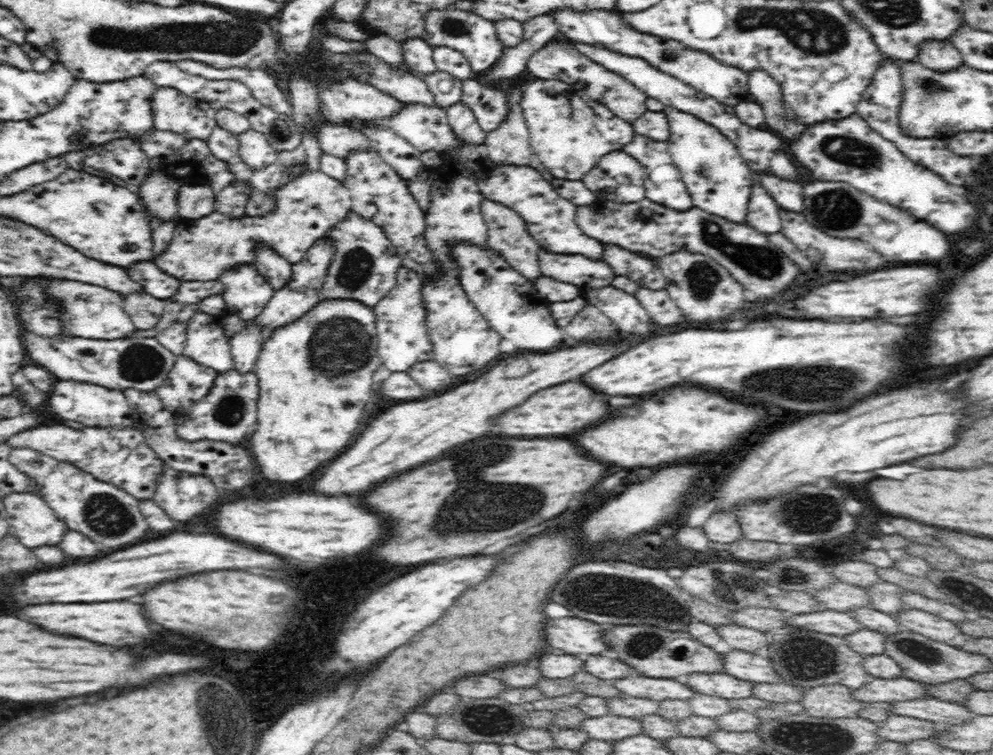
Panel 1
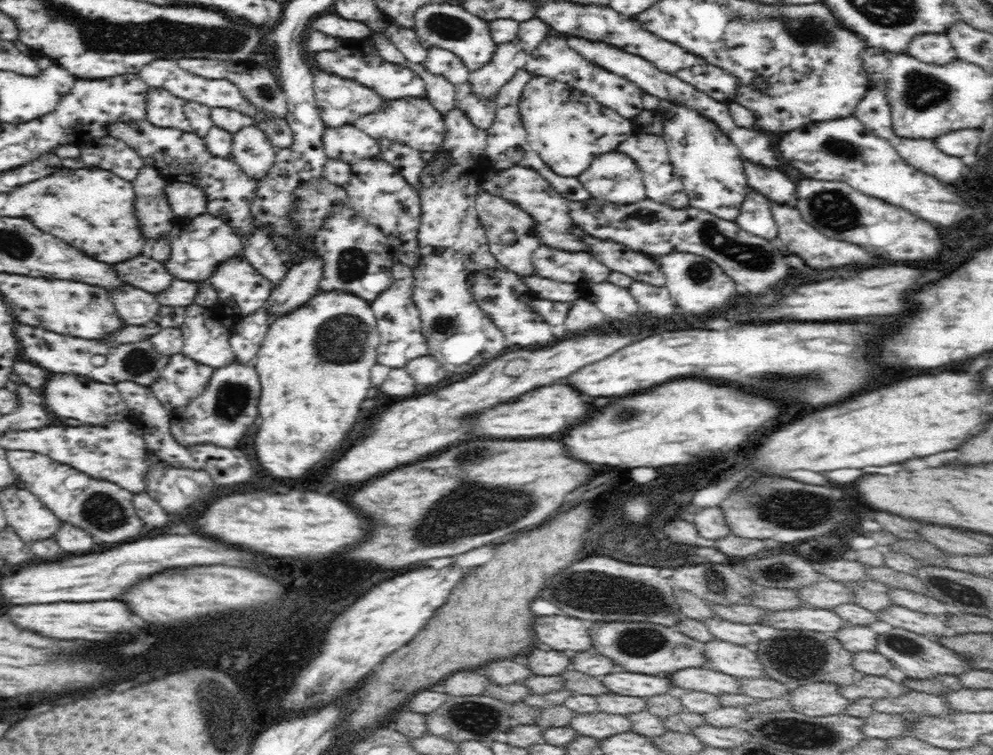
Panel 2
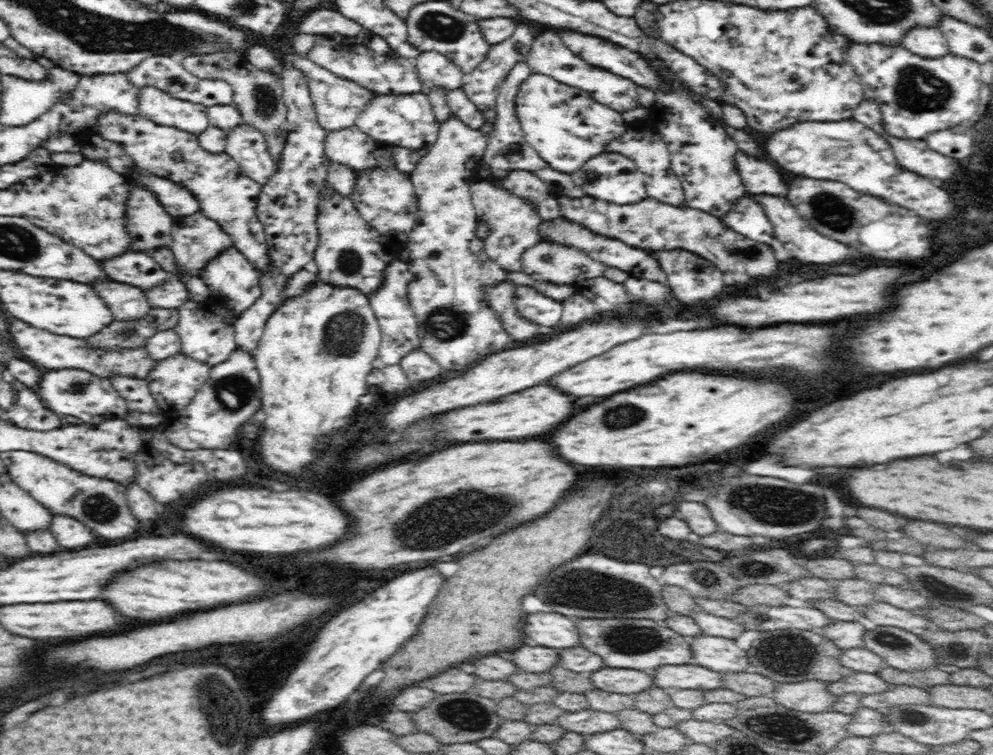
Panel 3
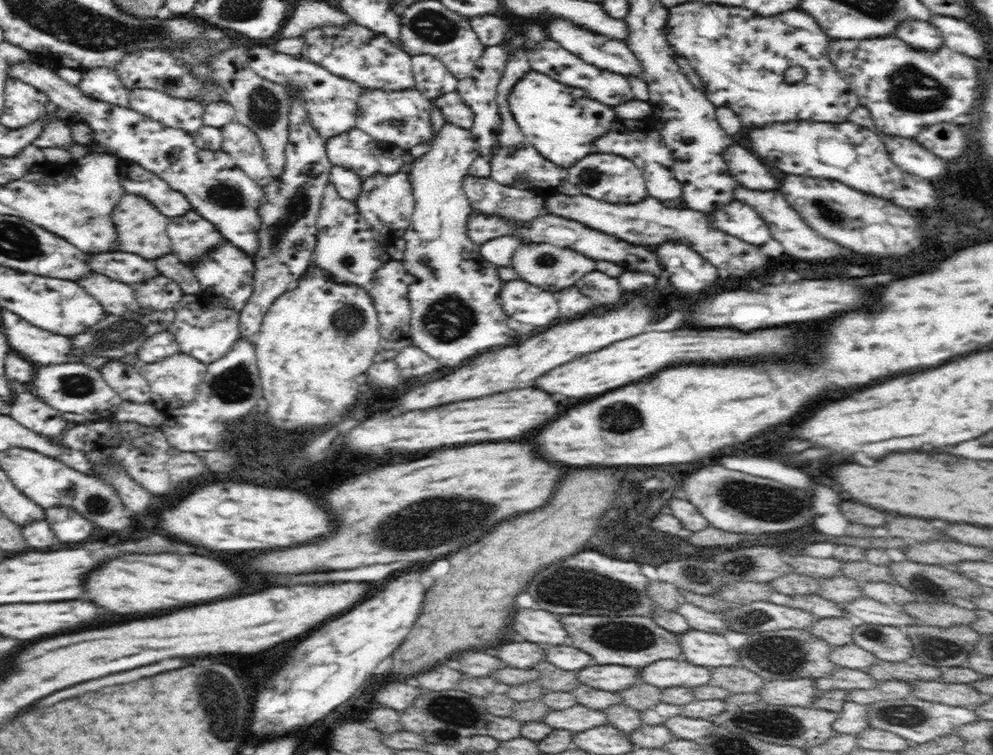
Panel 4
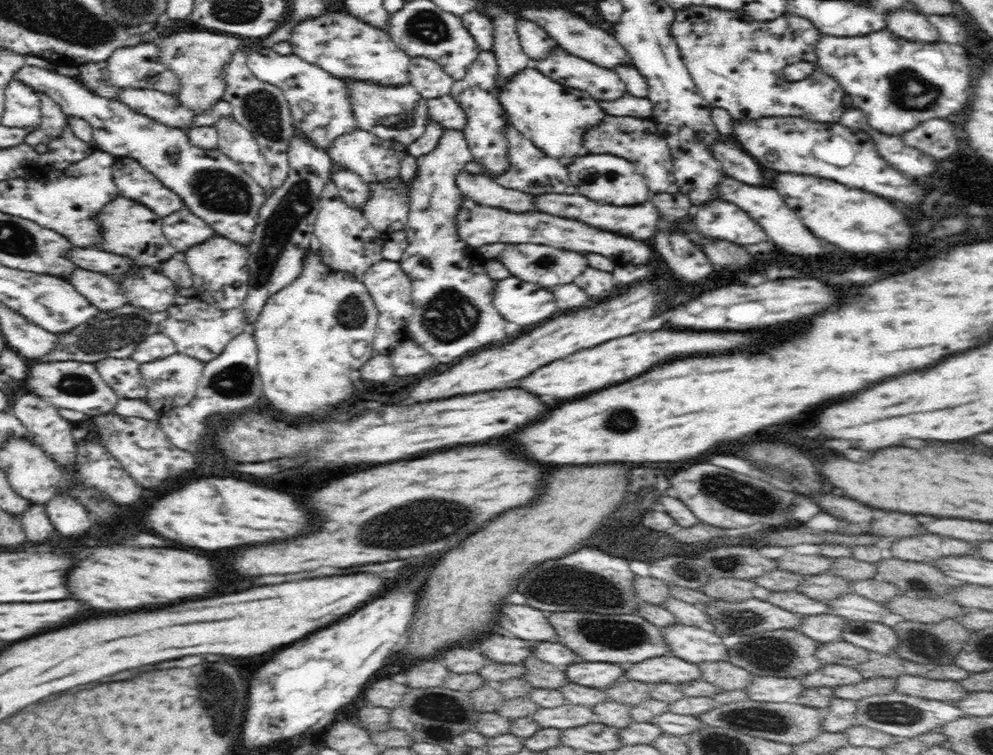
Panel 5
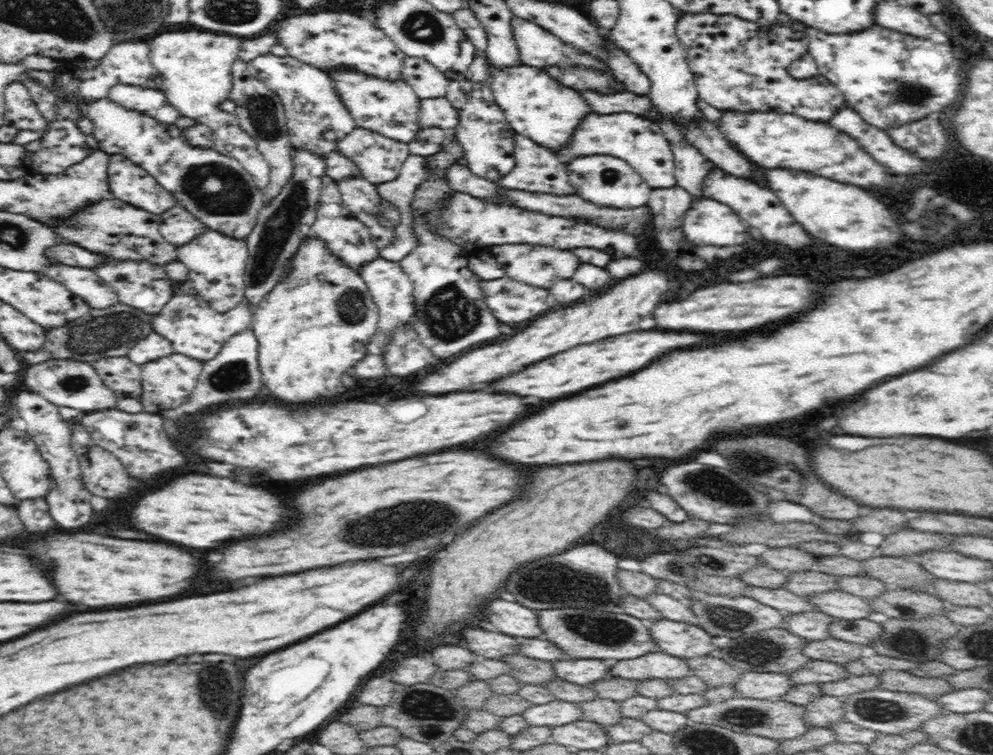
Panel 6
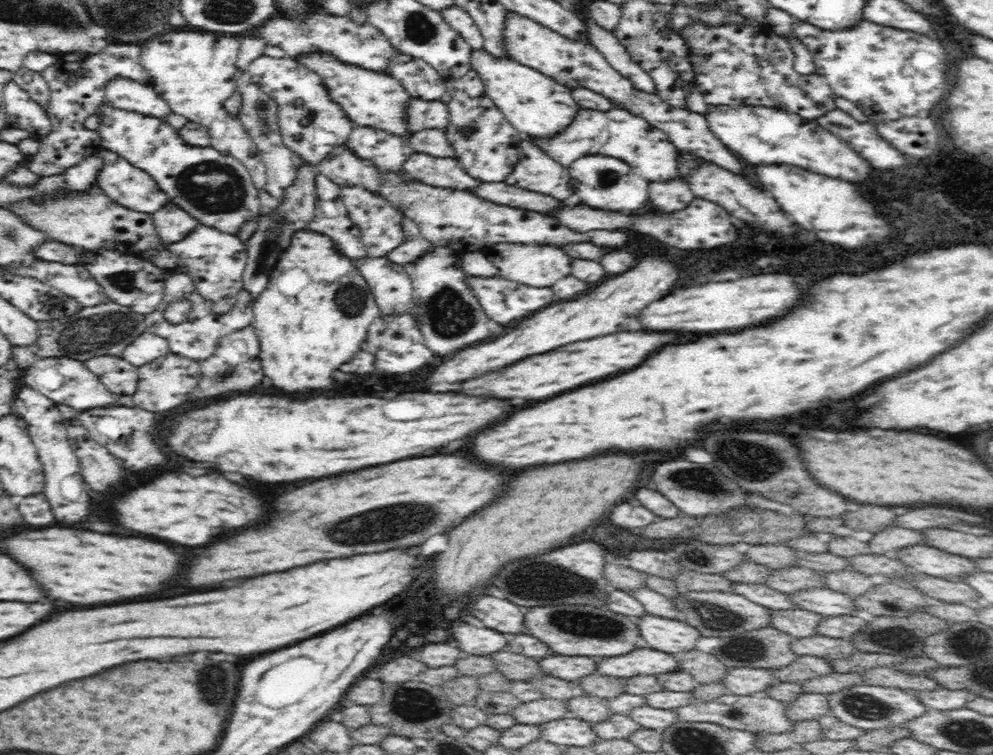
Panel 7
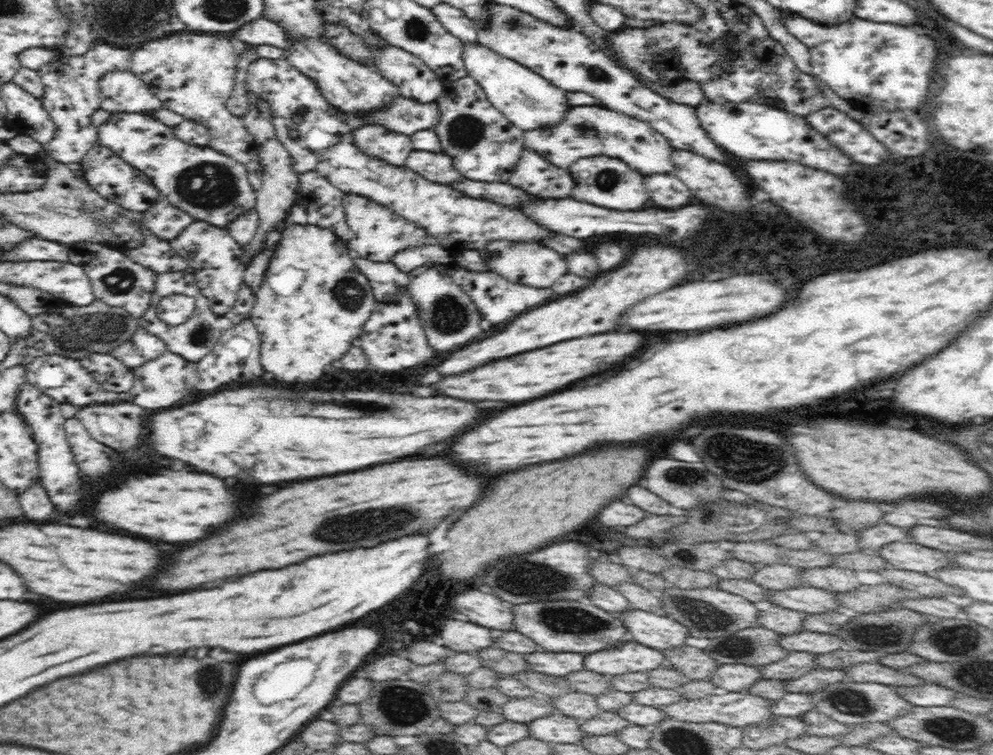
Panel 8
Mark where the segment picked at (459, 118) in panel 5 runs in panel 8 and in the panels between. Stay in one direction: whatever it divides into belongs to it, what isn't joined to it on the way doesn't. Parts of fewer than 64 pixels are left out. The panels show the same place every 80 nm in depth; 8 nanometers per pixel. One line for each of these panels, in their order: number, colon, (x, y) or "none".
6: (438, 112)
7: (421, 114)
8: (403, 115)

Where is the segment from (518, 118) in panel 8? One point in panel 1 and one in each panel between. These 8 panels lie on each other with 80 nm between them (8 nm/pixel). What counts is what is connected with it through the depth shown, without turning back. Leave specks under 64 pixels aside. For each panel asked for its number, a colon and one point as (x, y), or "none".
1: (569, 132)
2: (568, 129)
3: (566, 127)
4: (562, 122)
5: (554, 117)
6: (536, 105)
7: (534, 104)

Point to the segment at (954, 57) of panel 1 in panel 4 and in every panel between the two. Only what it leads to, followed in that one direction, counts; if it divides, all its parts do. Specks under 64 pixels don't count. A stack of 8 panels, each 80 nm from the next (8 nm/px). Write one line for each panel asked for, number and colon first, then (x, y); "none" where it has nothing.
2: (929, 48)
3: (927, 42)
4: (920, 34)

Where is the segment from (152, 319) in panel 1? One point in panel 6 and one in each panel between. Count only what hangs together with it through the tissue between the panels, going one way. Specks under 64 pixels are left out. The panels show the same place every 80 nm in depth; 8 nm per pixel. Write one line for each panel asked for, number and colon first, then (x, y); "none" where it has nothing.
2: (134, 306)
3: (127, 303)
4: (115, 297)
5: (104, 294)
6: (81, 282)

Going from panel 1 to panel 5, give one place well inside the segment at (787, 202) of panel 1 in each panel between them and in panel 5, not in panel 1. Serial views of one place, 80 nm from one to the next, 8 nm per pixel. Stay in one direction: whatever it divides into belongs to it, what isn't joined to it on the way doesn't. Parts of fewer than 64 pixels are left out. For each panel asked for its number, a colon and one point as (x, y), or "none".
2: (769, 181)
3: (758, 177)
4: (747, 169)
5: (737, 164)

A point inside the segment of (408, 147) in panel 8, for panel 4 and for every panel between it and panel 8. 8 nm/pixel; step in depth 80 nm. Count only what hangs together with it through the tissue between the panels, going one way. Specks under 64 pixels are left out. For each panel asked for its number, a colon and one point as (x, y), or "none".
4: (356, 150)
5: (362, 152)
6: (380, 159)
7: (388, 152)

